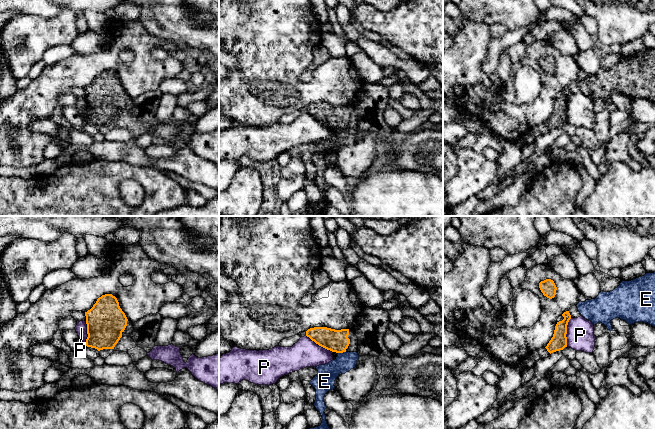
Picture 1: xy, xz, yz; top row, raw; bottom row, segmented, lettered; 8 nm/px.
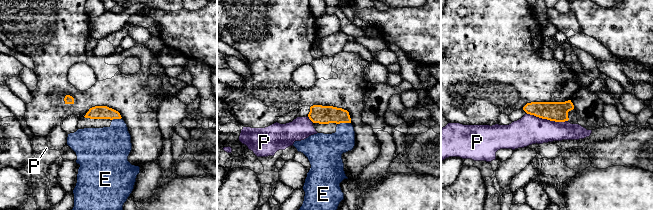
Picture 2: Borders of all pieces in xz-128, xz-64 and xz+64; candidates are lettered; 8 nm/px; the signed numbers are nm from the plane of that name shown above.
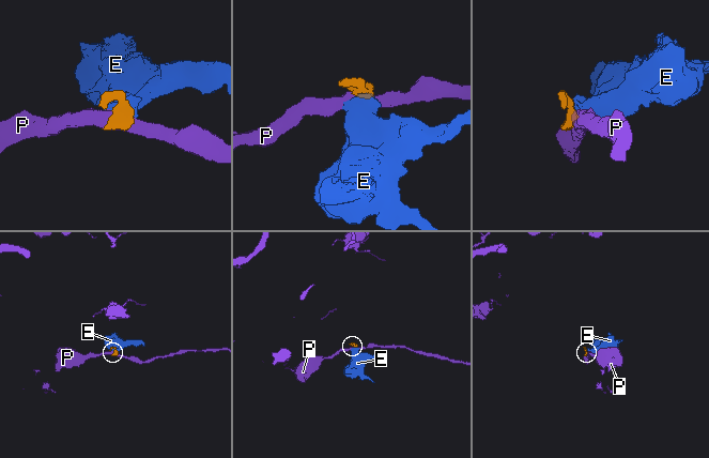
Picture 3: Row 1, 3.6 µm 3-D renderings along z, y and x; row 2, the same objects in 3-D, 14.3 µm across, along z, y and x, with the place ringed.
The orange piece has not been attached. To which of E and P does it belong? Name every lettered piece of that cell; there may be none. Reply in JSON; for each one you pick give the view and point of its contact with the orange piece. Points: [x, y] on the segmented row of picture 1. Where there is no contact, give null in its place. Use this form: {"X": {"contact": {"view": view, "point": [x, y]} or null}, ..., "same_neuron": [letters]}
{"E": {"contact": {"view": "xz", "point": [341, 352]}}, "same_neuron": ["E"]}

